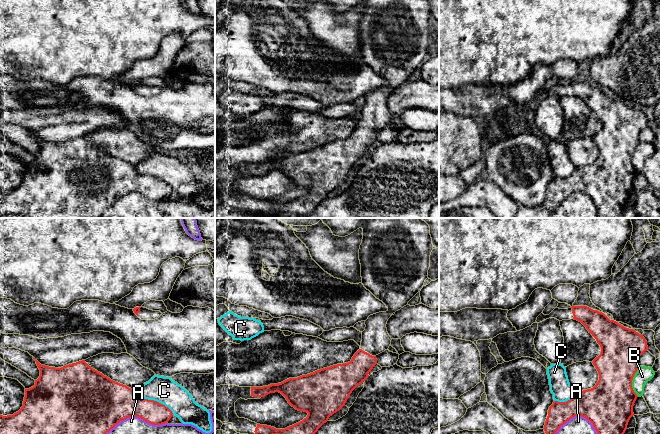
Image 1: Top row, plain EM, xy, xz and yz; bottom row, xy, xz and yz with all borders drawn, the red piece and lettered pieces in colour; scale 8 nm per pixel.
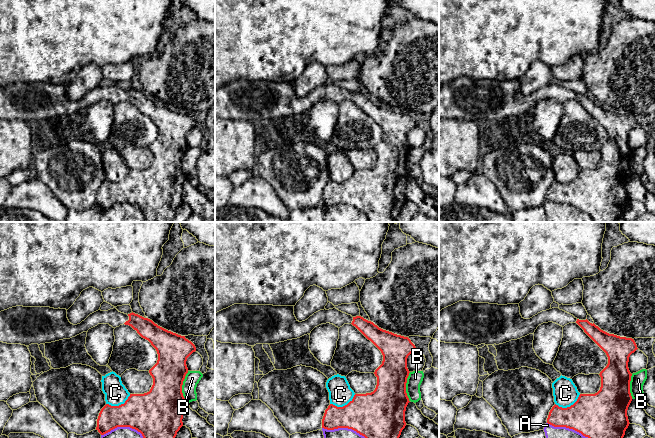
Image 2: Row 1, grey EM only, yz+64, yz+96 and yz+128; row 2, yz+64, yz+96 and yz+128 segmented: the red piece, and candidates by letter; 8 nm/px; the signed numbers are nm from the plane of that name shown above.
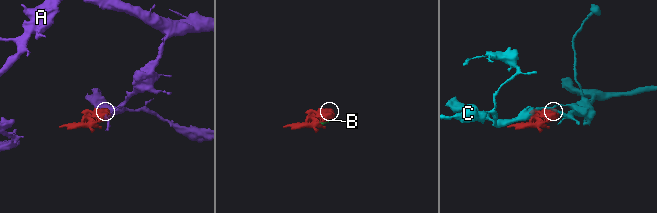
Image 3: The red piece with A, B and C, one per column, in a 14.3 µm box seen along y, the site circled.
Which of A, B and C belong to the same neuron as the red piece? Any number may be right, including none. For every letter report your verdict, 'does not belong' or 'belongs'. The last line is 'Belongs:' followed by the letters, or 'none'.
A: does not belong
B: does not belong
C: does not belong
Belongs: none

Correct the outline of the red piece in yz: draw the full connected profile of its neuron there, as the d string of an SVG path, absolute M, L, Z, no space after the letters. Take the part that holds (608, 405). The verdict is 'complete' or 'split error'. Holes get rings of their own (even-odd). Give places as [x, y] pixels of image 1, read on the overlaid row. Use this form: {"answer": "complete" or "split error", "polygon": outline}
{"answer": "split error", "polygon": "M587 306L555 308L549 315L541 313L536 322L540 323L549 318L559 321L574 319L581 322L600 345L601 353L592 362L599 374L596 385L591 389L576 391L566 402L554 401L548 410L543 428L545 433L556 434L572 417L582 416L593 424L598 434L624 434L630 418L634 415L633 406L638 397L632 388L632 380L640 367L640 356L648 350L647 341L635 330L626 328L610 320L604 313Z"}

